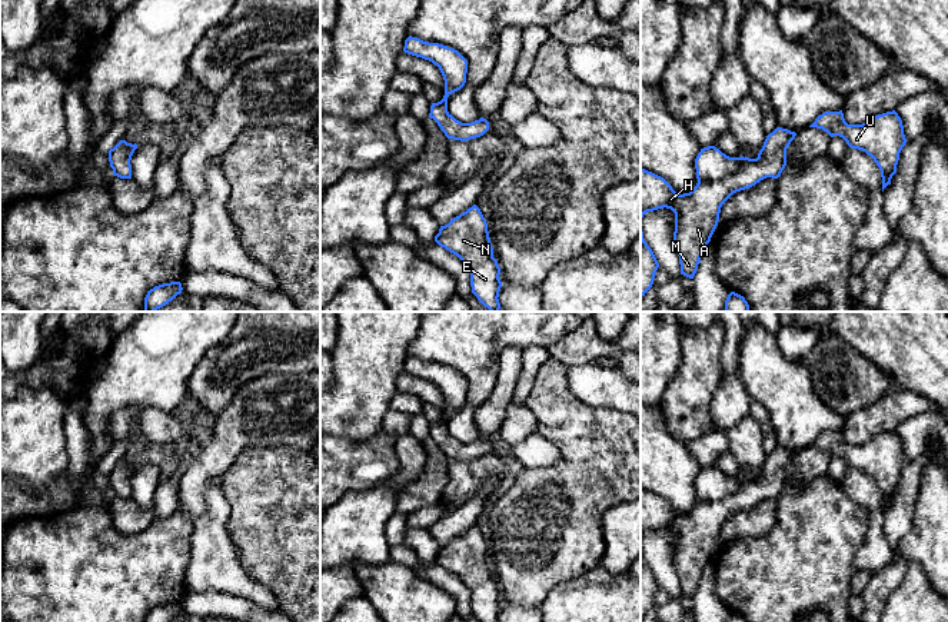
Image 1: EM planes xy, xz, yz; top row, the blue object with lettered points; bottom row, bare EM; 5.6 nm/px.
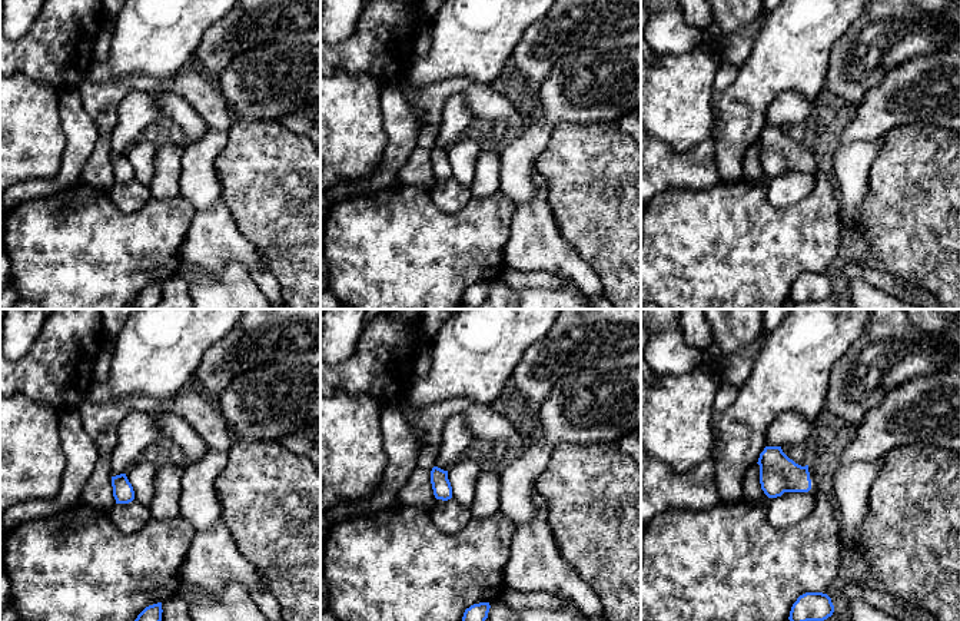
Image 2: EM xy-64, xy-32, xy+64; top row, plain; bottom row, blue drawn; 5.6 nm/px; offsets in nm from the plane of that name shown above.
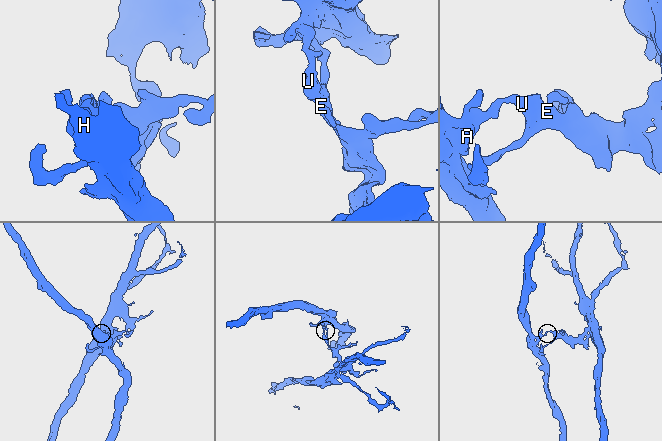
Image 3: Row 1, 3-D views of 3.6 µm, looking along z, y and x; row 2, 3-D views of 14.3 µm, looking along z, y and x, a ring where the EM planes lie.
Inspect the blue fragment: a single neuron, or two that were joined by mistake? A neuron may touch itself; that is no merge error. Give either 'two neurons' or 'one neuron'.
two neurons

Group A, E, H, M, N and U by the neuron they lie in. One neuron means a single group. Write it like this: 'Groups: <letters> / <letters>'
Groups: A H M / E N U

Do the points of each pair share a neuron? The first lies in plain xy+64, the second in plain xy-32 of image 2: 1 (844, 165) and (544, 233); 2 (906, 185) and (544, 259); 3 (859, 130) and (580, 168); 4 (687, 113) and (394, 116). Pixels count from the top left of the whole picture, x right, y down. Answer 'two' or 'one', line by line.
1: one
2: two
3: two
4: two

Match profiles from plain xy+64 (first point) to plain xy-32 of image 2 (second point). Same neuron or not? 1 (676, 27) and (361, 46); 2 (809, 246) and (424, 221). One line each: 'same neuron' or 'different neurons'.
1: different neurons
2: same neuron

